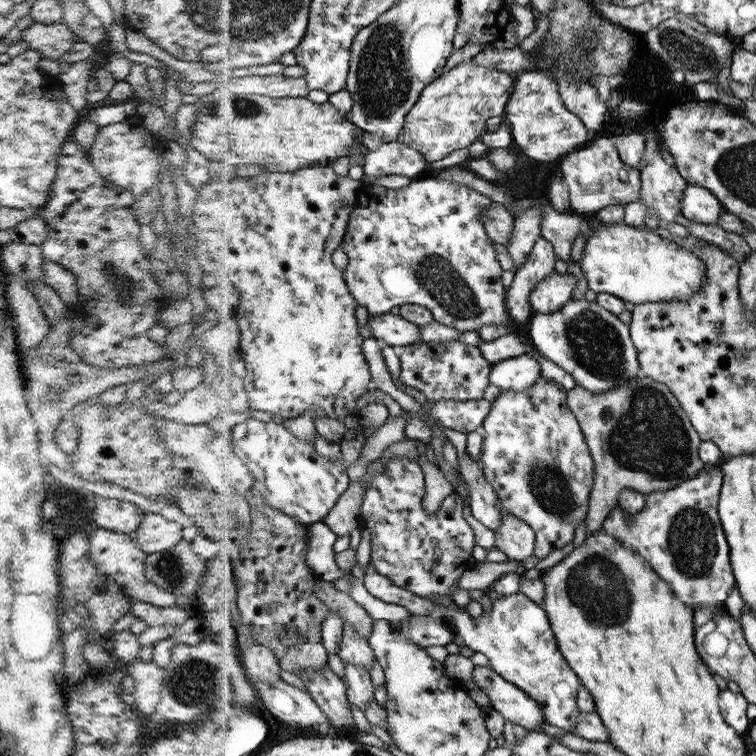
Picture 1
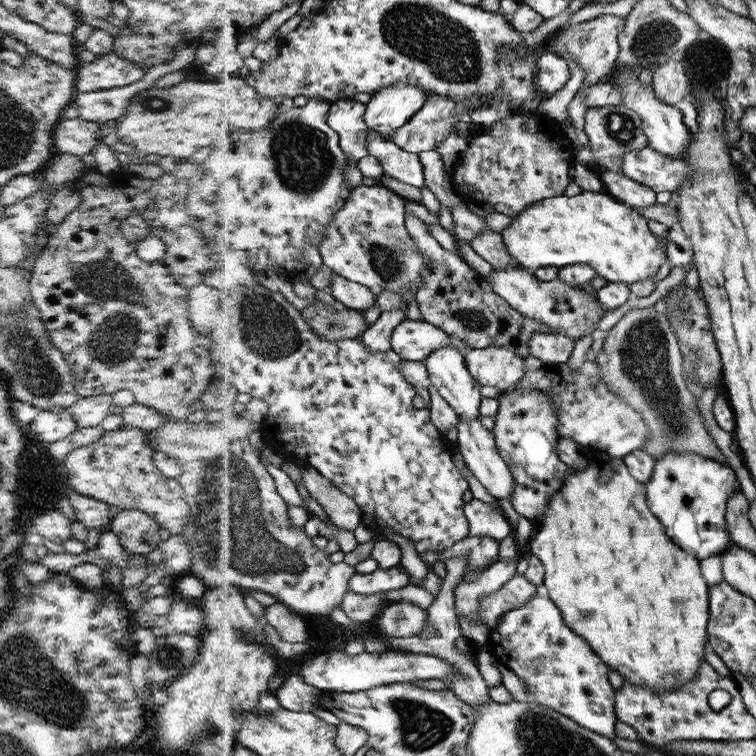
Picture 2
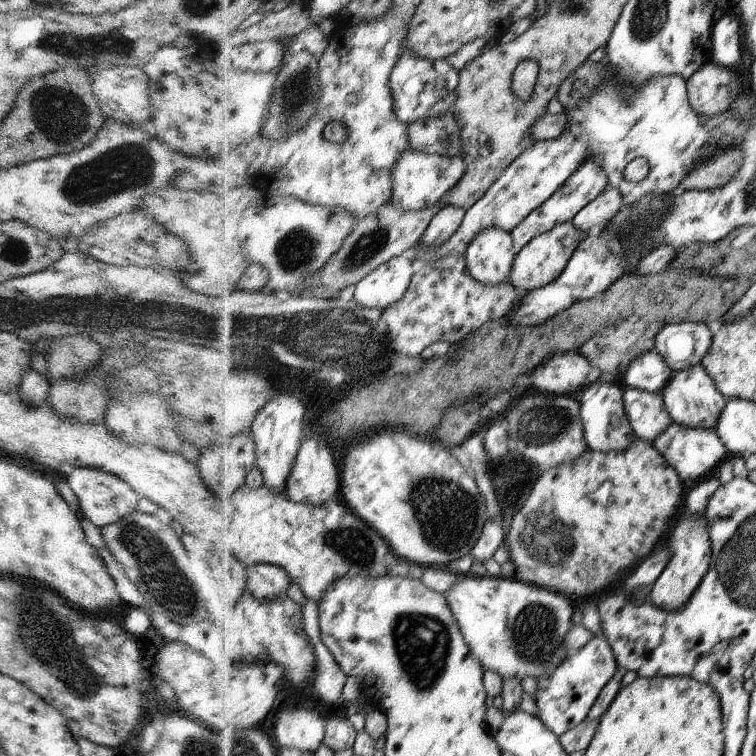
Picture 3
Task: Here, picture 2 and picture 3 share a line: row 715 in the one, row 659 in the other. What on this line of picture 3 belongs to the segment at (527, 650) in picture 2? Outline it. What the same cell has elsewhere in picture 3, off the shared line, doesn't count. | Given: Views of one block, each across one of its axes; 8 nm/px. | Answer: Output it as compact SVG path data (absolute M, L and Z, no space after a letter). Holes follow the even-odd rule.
M595 635L583 648L572 651L564 664L549 677L540 676L536 690L538 717L557 737L571 728L576 728L594 706L602 688L614 676L618 660L611 643L603 635Z

